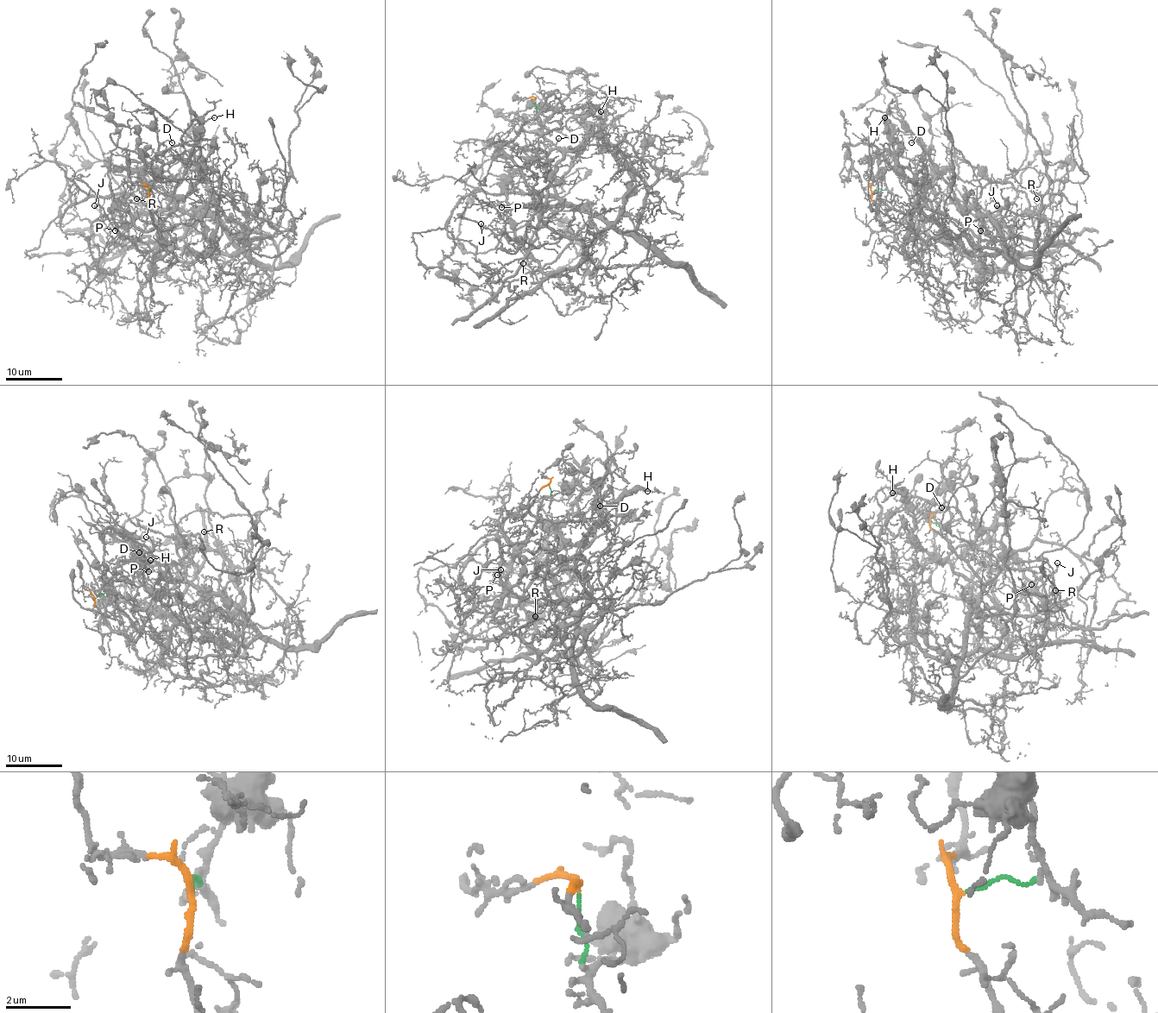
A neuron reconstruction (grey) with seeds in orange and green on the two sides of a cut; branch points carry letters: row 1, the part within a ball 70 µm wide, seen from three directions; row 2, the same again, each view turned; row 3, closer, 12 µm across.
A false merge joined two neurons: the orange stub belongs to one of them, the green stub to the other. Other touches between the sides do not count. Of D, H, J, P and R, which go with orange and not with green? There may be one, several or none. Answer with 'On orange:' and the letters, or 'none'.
On orange: R

